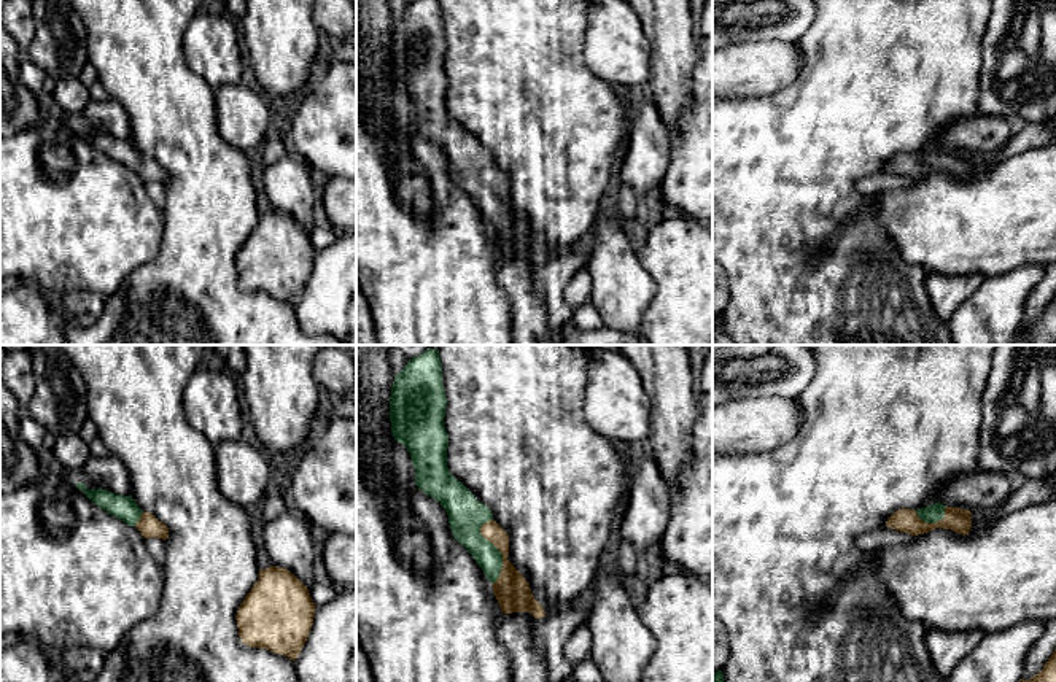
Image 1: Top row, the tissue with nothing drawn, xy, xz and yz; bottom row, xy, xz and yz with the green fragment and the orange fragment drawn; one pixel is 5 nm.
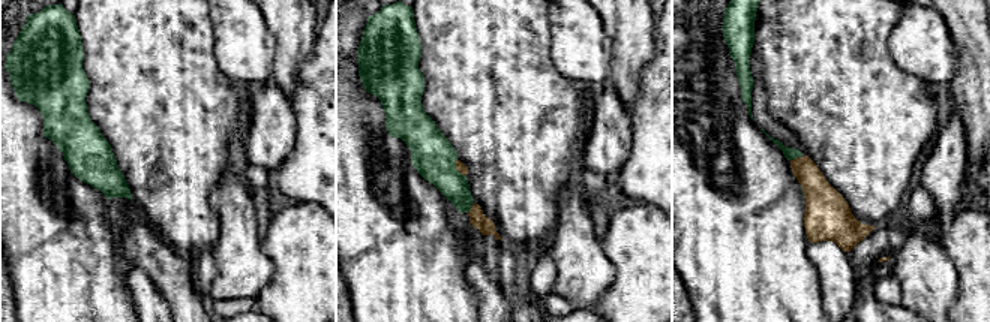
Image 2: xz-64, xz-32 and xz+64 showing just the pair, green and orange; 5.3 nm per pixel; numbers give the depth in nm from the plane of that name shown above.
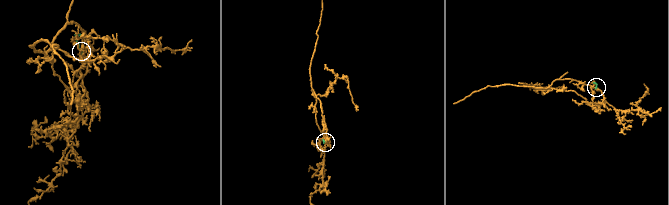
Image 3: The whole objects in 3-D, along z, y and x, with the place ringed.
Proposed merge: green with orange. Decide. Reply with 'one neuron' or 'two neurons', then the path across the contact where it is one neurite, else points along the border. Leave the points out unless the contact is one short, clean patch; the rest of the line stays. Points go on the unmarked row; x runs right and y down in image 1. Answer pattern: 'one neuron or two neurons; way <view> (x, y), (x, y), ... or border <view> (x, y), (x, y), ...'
one neuron; way xz (466, 159), (498, 194), (501, 216), (511, 232)

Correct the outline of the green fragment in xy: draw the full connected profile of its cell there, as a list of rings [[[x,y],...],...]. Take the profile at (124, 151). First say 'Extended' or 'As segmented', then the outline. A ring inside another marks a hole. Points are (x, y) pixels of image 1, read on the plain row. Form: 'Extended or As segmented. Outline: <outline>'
Extended. Outline: [[[84,126],[75,127],[94,148],[122,164],[129,170],[135,170],[145,183],[157,181],[165,184],[169,181],[169,172],[159,165],[153,157],[143,156],[132,140],[115,138],[107,134],[87,134]]]

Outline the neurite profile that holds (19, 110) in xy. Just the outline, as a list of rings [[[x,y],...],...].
[[[0,19],[0,135],[35,127],[40,110],[37,95],[19,79],[24,54]]]

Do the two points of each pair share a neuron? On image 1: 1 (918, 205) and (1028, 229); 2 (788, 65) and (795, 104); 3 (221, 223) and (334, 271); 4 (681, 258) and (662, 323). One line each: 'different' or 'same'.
1: same
2: different
3: different
4: same

